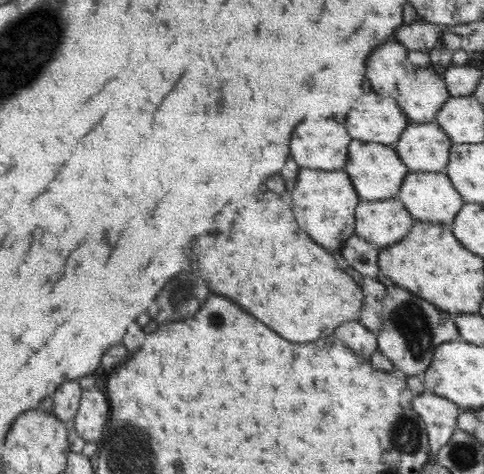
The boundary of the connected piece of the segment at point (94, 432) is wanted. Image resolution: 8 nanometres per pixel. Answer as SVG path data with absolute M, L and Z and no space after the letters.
M84 389L79 400L74 427L85 442L100 443L110 416L110 404L100 390Z

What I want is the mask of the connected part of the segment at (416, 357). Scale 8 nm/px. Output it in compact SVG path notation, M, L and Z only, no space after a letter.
M392 287L385 294L383 304L382 325L376 332L378 350L392 361L396 369L409 376L422 375L432 362L432 356L442 343L460 341L458 327L454 324L452 316L448 312L438 310L434 304L412 296L404 288Z

